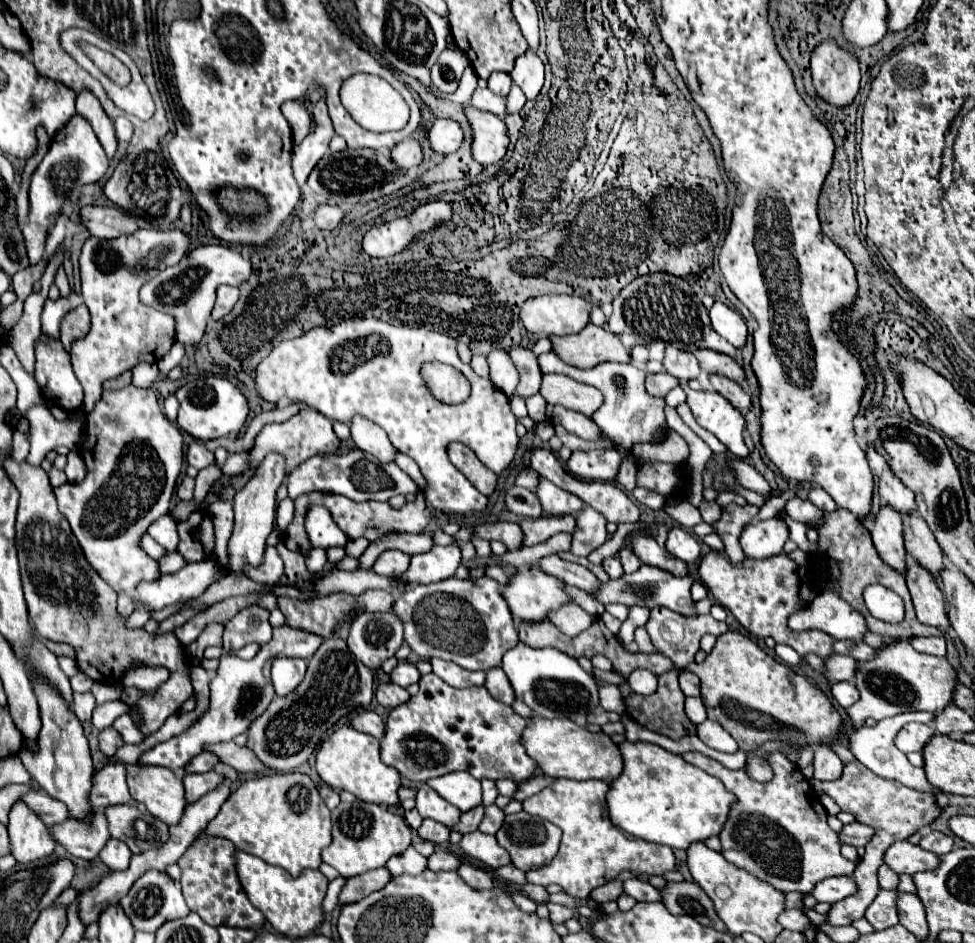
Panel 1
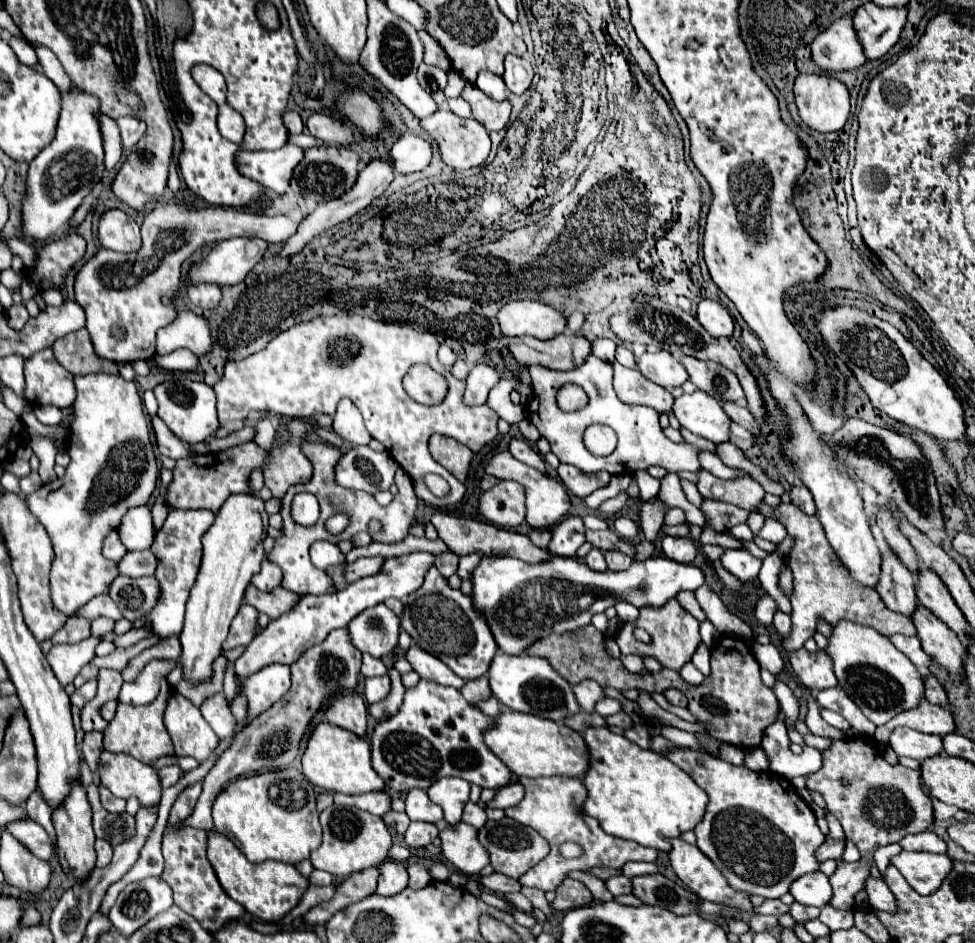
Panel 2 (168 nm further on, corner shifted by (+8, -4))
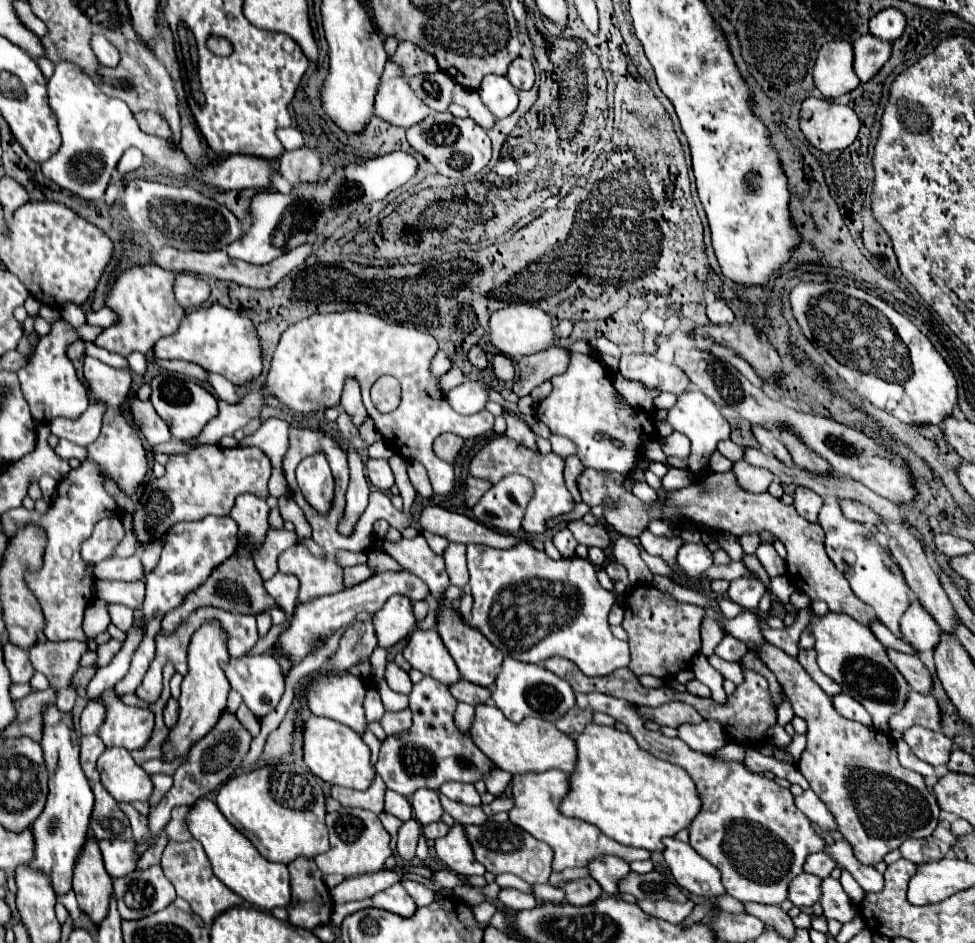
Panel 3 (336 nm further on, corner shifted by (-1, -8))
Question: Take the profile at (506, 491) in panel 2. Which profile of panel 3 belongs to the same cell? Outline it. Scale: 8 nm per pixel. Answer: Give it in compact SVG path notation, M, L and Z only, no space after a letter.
M508 475L472 507L476 519L502 533L522 531L522 519L532 499L532 481L522 475Z

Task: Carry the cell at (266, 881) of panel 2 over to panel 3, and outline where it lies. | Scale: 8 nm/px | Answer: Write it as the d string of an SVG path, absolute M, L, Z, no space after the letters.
M206 797L198 799L196 805L192 807L192 811L188 813L186 821L188 821L188 827L194 835L194 839L198 839L202 843L202 847L212 863L214 875L228 889L232 889L246 903L254 905L260 911L272 911L274 907L282 907L282 909L288 907L288 903L292 899L288 867L264 861L260 857L260 853L252 847L252 843L226 821L226 817L220 813L220 809L216 807L214 801L210 801Z

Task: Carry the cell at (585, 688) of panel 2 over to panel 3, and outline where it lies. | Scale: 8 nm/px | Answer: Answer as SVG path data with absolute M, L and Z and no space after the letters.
M578 693L576 703L580 709L590 709L592 713L600 711L614 717L616 721L626 723L642 749L688 771L704 801L702 811L688 829L690 845L704 859L718 867L726 893L742 903L754 901L780 905L788 899L788 885L802 873L808 853L822 851L826 845L826 841L812 829L810 819L796 807L790 789L784 789L774 781L746 771L742 763L722 763L714 757L690 749L680 739L668 739L658 731L650 733L644 729L646 719L640 717L636 709L624 699L604 693Z

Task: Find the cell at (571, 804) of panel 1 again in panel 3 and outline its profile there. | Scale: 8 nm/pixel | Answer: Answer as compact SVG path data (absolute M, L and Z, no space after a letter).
M548 771L548 773L532 773L524 777L512 777L512 795L514 795L514 809L508 813L510 821L536 839L548 843L554 851L554 861L552 861L552 871L560 873L568 867L586 867L590 861L604 857L604 855L614 855L624 859L626 863L632 861L644 861L650 859L650 851L646 849L636 849L636 847L626 847L620 845L590 823L584 823L580 819L566 817L560 811L562 799L570 791L570 781L568 775L562 771Z

